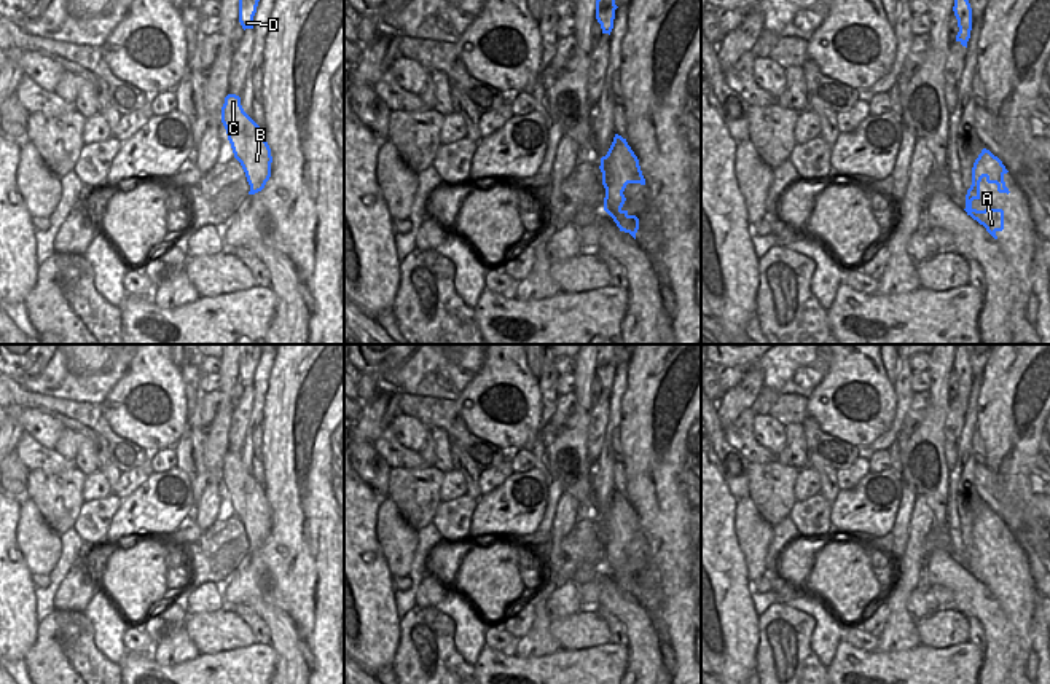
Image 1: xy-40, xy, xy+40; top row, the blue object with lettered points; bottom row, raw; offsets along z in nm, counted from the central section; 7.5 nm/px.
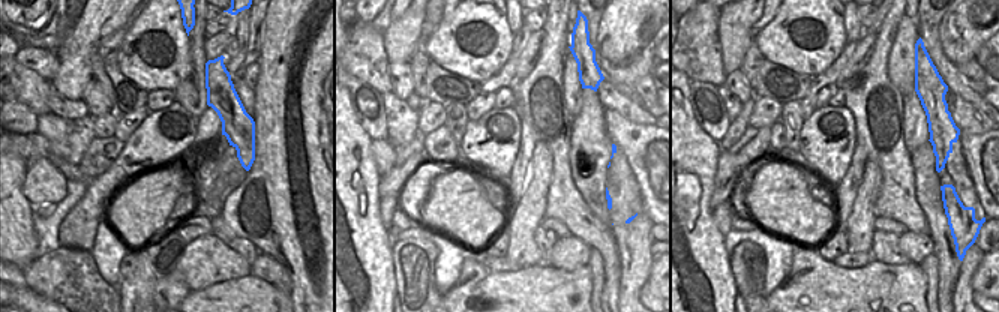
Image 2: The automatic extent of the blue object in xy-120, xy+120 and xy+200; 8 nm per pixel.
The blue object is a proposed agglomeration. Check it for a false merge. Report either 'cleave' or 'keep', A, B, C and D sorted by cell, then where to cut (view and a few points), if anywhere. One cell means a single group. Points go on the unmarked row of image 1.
cleave; A D / B C; cut in xy along (620, 565), (607, 570)

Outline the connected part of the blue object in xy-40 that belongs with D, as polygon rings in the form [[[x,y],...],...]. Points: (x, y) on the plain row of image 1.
[[[241,344],[239,379],[242,386],[253,386],[253,373],[261,356],[260,344]]]

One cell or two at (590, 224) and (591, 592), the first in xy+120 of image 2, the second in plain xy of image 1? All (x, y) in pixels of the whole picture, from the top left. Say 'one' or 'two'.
two

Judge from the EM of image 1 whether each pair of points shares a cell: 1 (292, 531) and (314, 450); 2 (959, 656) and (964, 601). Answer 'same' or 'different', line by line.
1: same
2: different

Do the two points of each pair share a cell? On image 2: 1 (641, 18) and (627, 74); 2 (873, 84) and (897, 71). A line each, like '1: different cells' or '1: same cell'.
1: same cell
2: different cells

